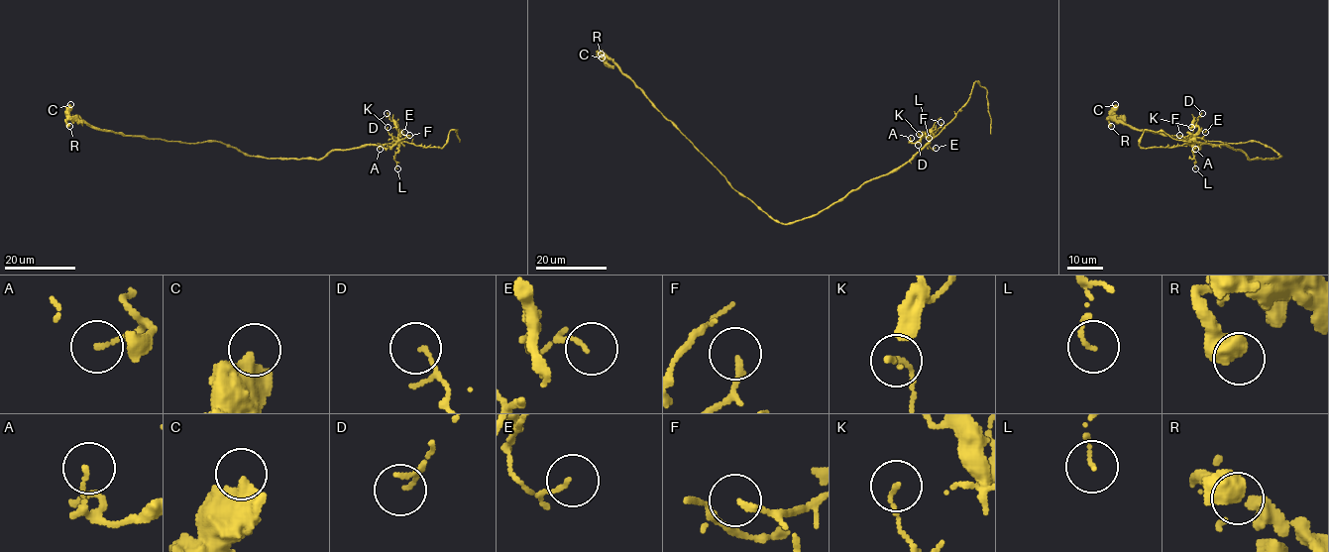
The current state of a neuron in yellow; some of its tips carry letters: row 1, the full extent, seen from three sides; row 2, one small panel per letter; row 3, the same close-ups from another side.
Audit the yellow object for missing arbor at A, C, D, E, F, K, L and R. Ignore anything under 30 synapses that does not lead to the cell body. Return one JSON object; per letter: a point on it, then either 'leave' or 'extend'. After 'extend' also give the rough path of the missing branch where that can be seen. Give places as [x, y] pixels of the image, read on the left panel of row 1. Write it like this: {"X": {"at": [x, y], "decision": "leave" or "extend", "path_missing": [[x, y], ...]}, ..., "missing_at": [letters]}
{"A": {"at": [380, 149], "decision": "leave"}, "C": {"at": [70, 104], "decision": "leave"}, "D": {"at": [387, 113], "decision": "leave"}, "E": {"at": [404, 132], "decision": "leave"}, "F": {"at": [409, 135], "decision": "leave"}, "K": {"at": [387, 127], "decision": "leave"}, "L": {"at": [397, 168], "decision": "leave"}, "R": {"at": [69, 126], "decision": "leave"}, "missing_at": []}

